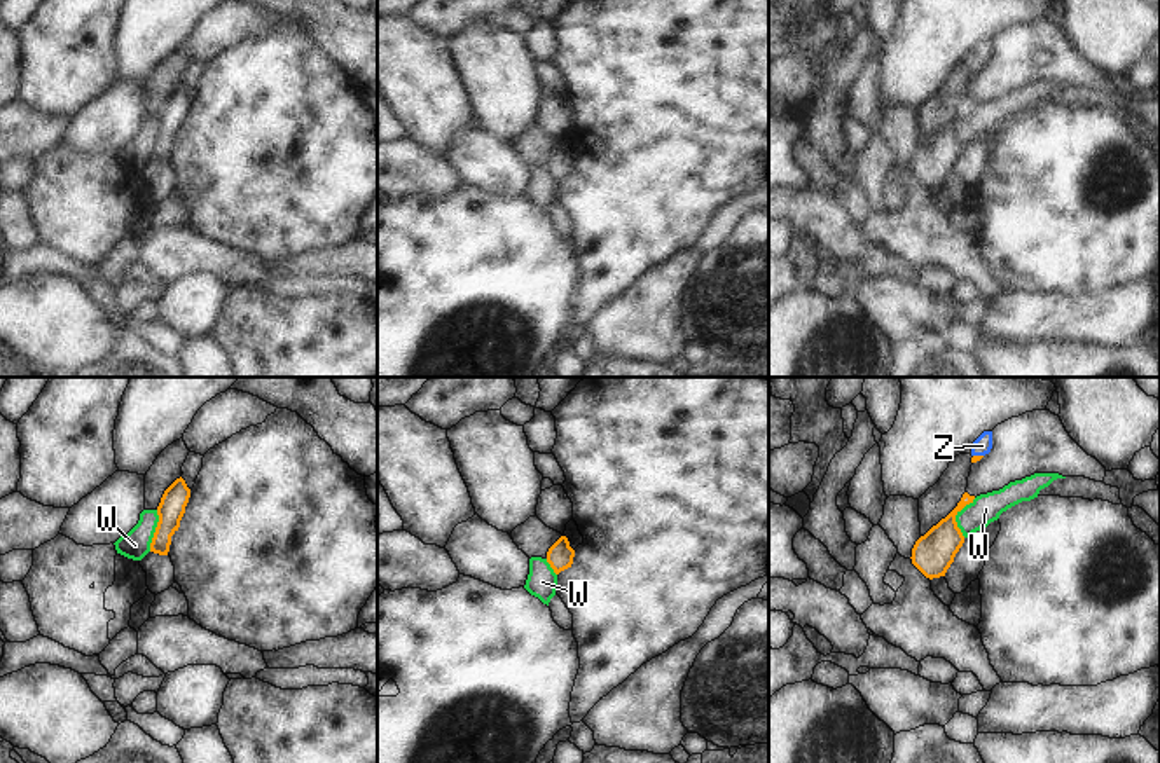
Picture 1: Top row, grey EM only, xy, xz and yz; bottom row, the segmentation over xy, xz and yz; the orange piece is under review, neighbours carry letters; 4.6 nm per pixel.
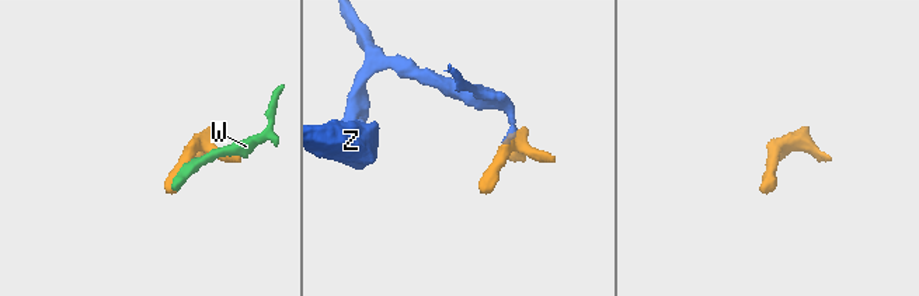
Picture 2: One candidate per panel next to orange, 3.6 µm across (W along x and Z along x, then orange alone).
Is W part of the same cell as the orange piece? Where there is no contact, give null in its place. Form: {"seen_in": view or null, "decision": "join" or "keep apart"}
{"seen_in": "yz", "decision": "keep apart"}

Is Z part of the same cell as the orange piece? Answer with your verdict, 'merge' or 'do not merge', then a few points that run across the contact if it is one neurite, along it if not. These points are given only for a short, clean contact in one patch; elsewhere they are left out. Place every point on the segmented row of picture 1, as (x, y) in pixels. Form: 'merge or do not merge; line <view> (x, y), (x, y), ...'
merge; line yz (975, 458), (979, 456), (982, 446)

